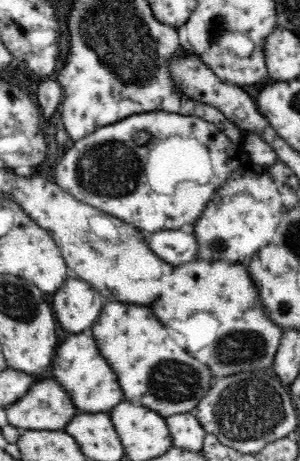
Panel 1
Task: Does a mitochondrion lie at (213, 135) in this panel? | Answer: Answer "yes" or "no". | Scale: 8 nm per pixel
no

